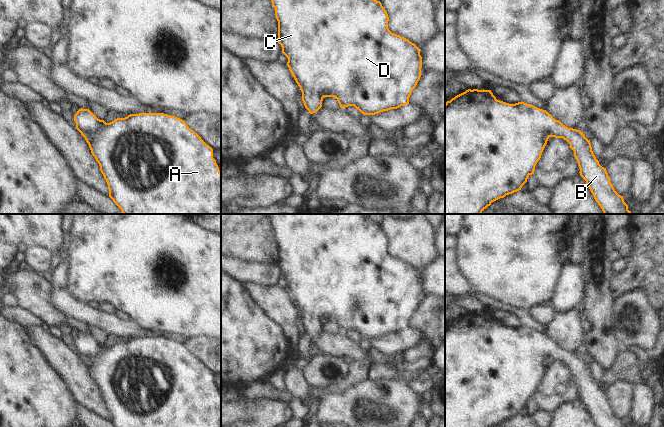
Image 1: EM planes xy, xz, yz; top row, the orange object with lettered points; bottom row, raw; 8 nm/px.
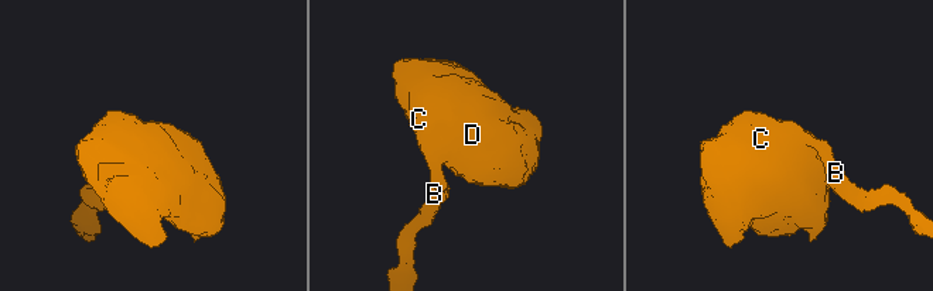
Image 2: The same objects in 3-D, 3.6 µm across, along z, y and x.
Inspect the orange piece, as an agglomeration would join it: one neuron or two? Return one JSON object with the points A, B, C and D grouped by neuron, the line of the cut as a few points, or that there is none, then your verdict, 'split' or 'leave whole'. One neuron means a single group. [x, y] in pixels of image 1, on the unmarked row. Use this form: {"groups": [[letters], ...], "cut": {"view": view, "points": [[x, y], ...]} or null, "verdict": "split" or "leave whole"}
{"groups": [["A", "B", "C", "D"]], "cut": null, "verdict": "leave whole"}

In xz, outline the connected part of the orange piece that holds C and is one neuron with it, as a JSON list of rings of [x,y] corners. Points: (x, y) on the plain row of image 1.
[[[363,214],[267,215],[278,245],[277,265],[288,282],[287,290],[300,311],[302,325],[310,338],[322,331],[324,321],[334,321],[341,332],[354,330],[364,339],[409,328],[409,321],[421,301],[421,273],[389,254],[389,241],[380,225]]]

